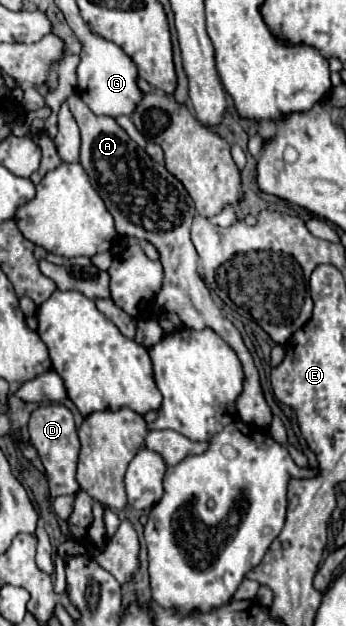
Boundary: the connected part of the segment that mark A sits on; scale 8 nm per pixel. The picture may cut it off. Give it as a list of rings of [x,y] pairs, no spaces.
[[[76,93],[67,97],[67,105],[81,129],[81,159],[79,163],[85,167],[85,171],[89,173],[89,179],[93,183],[93,187],[97,189],[97,193],[101,195],[101,199],[107,205],[107,211],[113,215],[115,219],[115,229],[119,235],[123,237],[135,237],[135,239],[145,239],[151,245],[155,245],[155,249],[159,251],[159,261],[163,265],[165,277],[163,277],[163,287],[155,297],[155,311],[163,313],[163,311],[175,311],[183,323],[187,323],[189,329],[213,329],[215,333],[219,333],[219,337],[223,337],[223,341],[227,341],[227,345],[231,345],[231,349],[235,349],[241,365],[243,365],[243,373],[245,373],[245,381],[243,381],[243,393],[237,397],[237,413],[241,417],[243,423],[247,425],[255,425],[255,427],[267,427],[271,423],[271,409],[265,403],[261,385],[259,385],[259,373],[253,367],[253,357],[247,351],[241,333],[235,329],[235,325],[231,321],[227,321],[221,313],[221,309],[215,305],[215,301],[211,299],[209,289],[205,287],[203,279],[197,273],[197,253],[195,247],[189,239],[189,227],[191,227],[191,219],[195,217],[195,205],[193,199],[189,197],[189,193],[185,191],[185,187],[181,185],[179,179],[175,179],[163,163],[155,163],[141,147],[137,147],[135,141],[129,139],[129,135],[115,123],[113,117],[99,117],[95,113],[91,113],[91,109],[87,109],[87,105],[83,103],[81,96]]]

